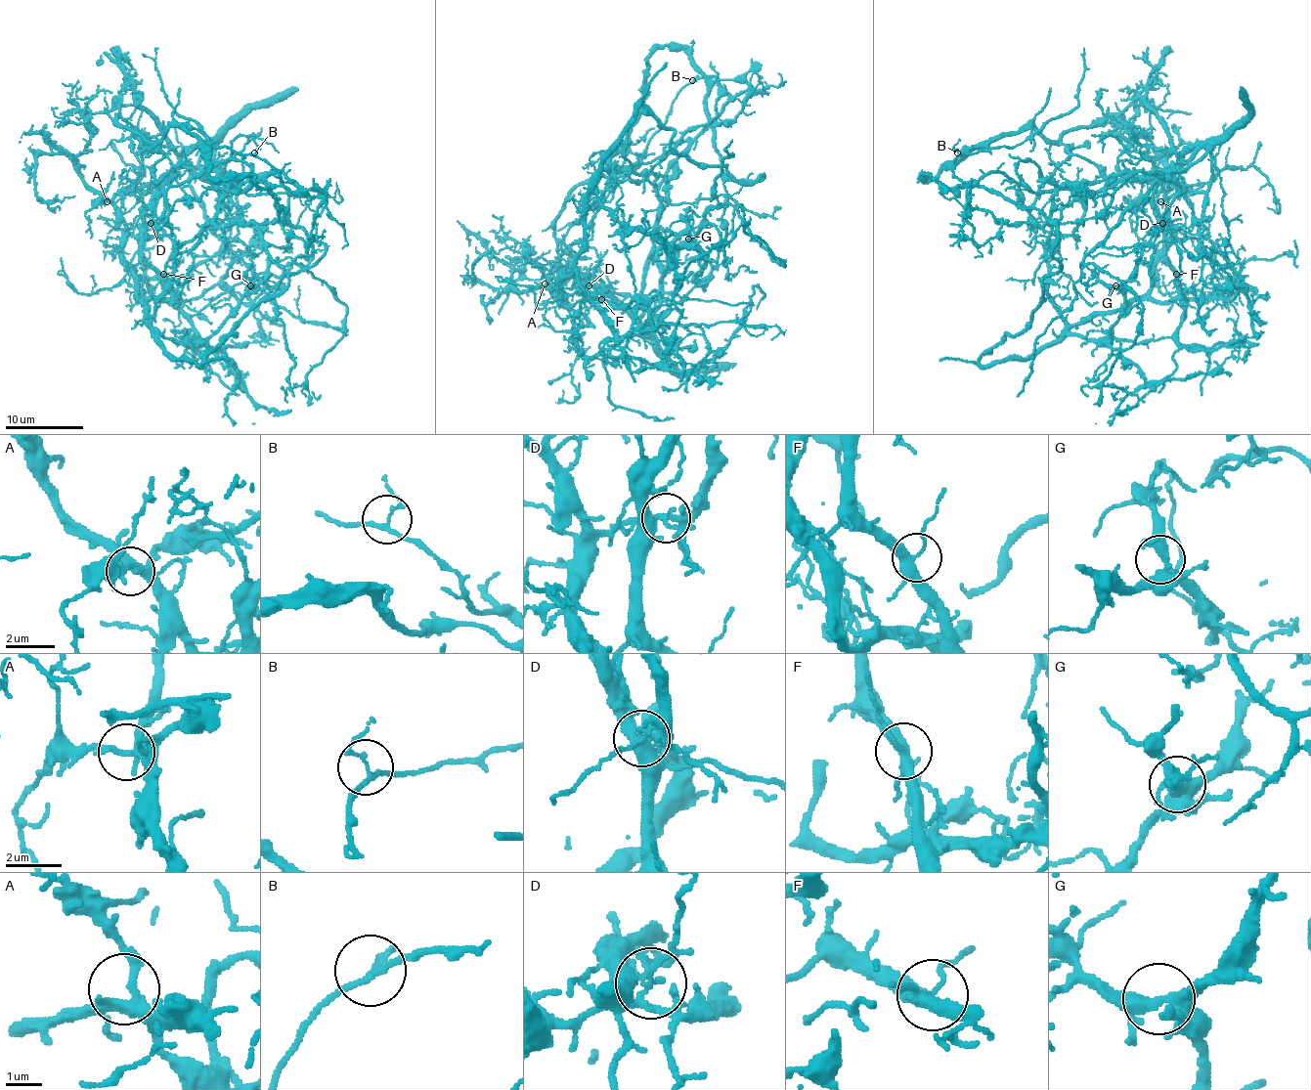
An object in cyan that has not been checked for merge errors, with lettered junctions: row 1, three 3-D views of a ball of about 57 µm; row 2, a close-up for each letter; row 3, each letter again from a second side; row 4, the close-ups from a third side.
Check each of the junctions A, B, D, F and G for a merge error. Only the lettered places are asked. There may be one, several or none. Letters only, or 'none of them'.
D

